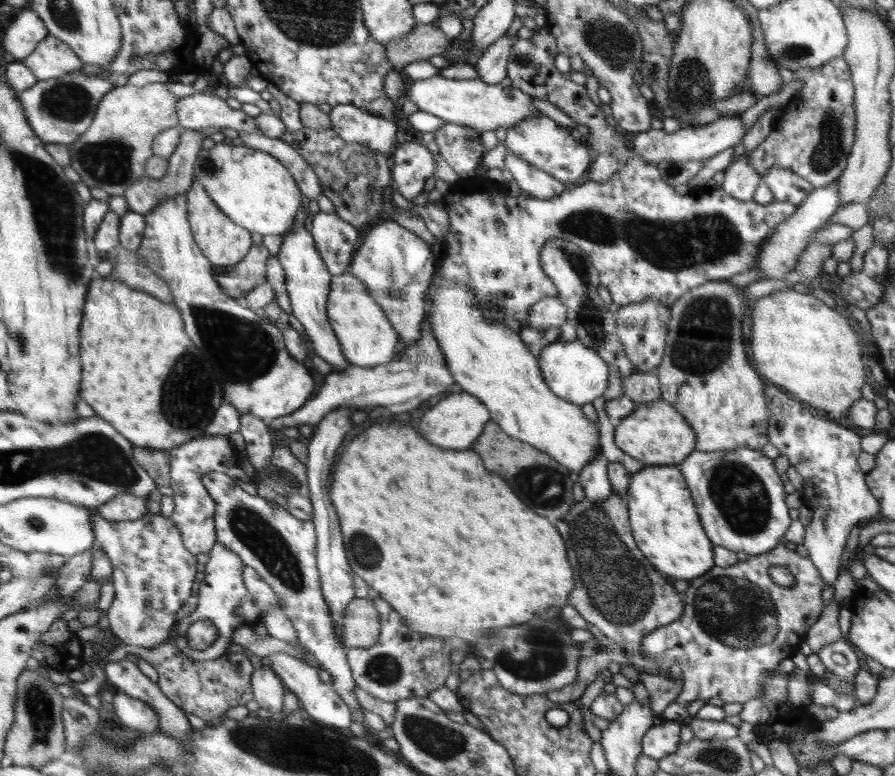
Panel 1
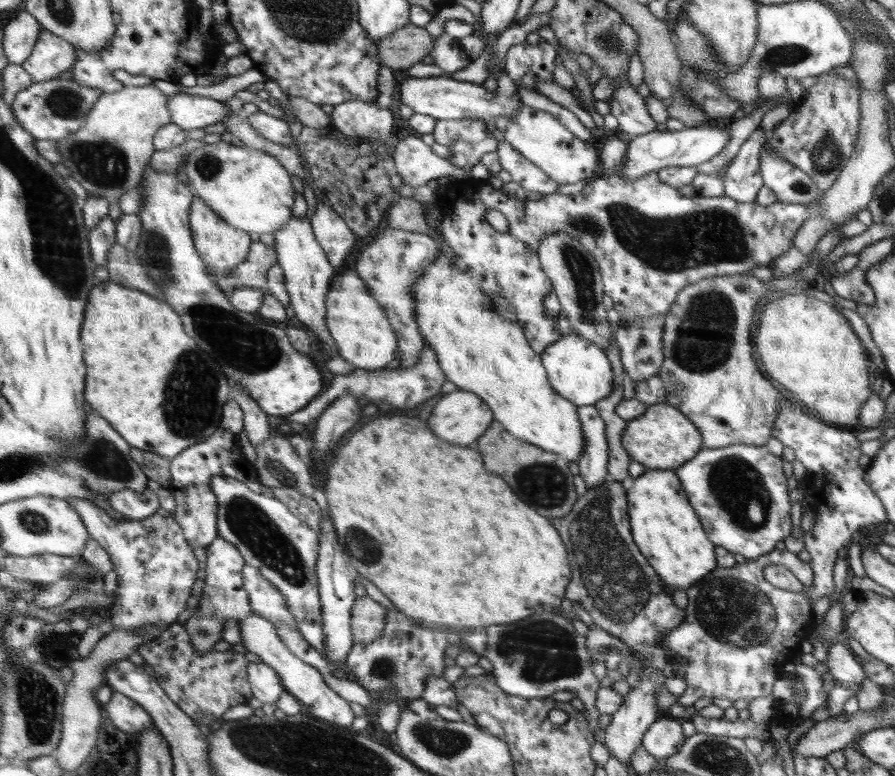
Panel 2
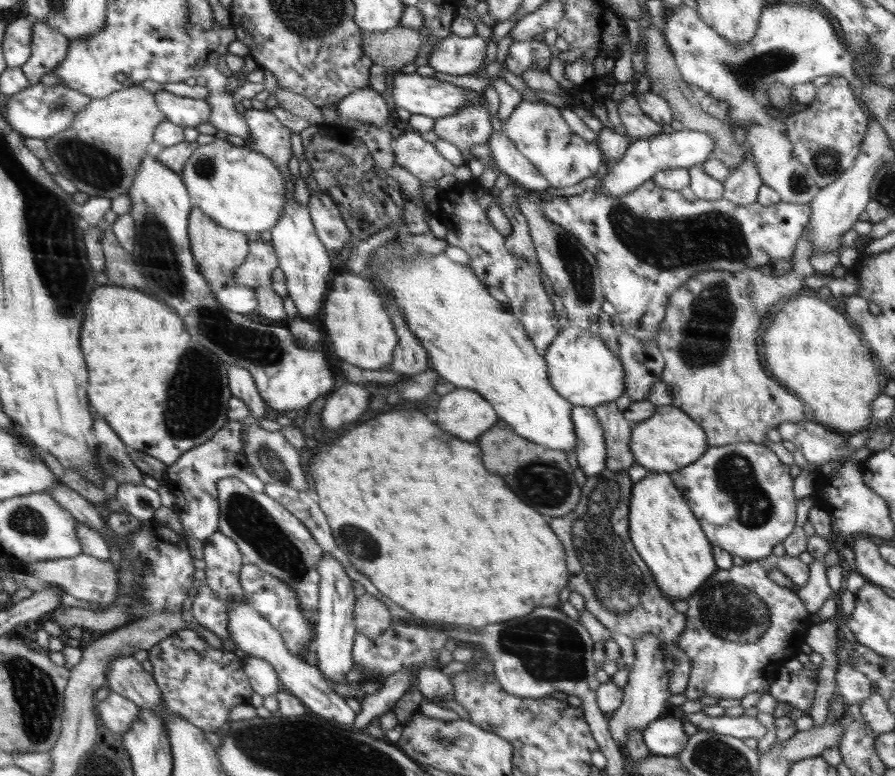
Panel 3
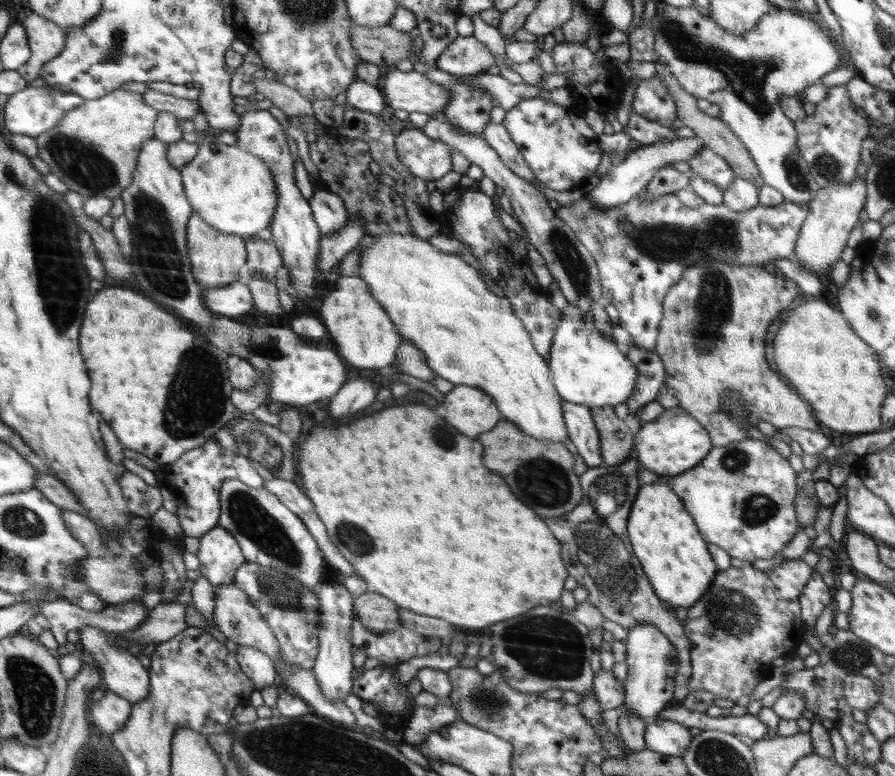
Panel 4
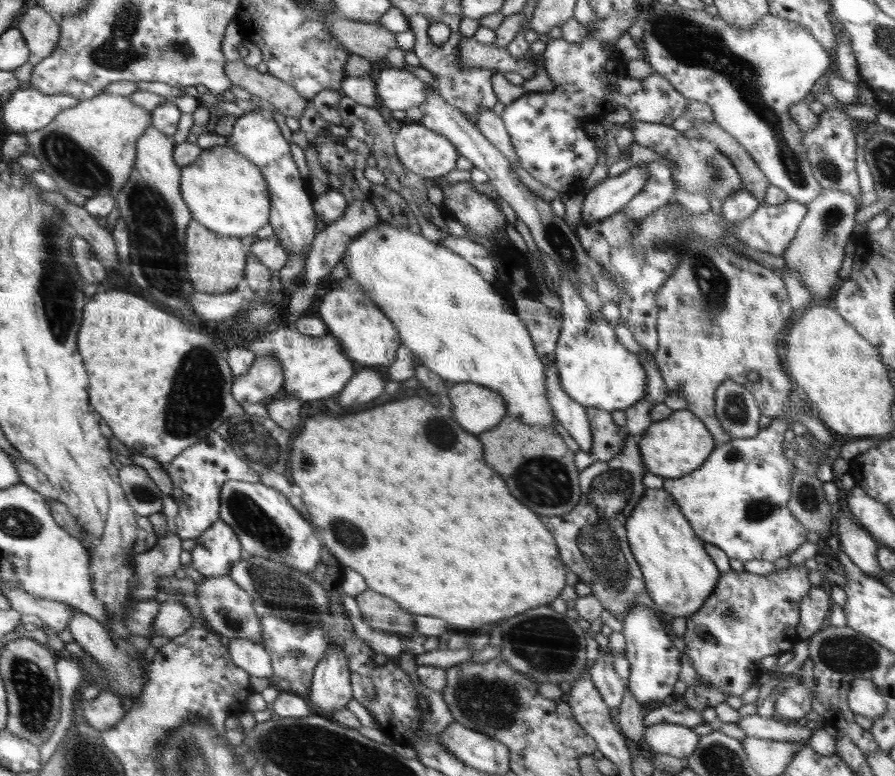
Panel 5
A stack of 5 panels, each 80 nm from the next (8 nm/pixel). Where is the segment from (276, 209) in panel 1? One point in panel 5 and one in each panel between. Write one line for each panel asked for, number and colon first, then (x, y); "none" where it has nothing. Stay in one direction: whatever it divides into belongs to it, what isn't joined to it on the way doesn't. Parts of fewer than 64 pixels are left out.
2: (251, 190)
3: (242, 190)
4: (233, 190)
5: (227, 193)

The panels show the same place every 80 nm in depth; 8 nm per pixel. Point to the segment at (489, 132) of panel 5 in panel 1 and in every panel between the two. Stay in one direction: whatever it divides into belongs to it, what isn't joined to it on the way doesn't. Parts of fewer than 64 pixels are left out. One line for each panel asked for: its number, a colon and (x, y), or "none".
1: (537, 183)
2: (530, 177)
3: (509, 159)
4: (495, 134)

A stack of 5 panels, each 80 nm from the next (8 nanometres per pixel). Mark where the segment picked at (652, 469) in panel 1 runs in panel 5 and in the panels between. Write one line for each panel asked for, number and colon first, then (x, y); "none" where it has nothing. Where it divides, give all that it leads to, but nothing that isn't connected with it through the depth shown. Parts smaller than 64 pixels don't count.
2: (665, 527)
3: (663, 529)
4: (665, 539)
5: (680, 575)

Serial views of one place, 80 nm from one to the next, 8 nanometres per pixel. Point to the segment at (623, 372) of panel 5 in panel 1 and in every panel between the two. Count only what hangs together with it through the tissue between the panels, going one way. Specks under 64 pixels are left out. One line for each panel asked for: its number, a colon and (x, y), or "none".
1: (572, 371)
2: (578, 370)
3: (582, 369)
4: (587, 369)

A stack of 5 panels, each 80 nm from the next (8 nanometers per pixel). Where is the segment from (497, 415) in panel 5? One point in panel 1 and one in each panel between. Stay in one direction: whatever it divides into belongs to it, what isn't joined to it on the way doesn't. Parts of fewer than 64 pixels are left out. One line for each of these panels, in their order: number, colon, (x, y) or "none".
1: (456, 421)
2: (460, 417)
3: (465, 413)
4: (472, 411)

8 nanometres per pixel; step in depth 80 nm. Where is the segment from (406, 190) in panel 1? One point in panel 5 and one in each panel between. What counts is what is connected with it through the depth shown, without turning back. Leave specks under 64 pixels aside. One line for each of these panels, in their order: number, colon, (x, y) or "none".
2: (416, 164)
3: (411, 152)
4: (429, 158)
5: (425, 152)

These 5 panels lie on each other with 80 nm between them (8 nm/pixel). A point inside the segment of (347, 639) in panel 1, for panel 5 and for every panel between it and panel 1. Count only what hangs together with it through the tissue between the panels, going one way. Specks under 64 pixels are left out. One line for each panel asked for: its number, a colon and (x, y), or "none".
2: (367, 624)
3: (372, 618)
4: (378, 613)
5: (377, 610)

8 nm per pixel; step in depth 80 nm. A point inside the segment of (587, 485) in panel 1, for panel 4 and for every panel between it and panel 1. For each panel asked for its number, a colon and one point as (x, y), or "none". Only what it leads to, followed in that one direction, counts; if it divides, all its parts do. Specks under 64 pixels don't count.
2: (593, 463)
3: (591, 451)
4: (582, 431)

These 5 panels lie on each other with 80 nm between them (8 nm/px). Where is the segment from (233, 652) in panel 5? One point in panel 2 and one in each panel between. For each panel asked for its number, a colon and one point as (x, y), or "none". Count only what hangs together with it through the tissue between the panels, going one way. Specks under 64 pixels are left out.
2: (266, 686)
3: (262, 675)
4: (258, 666)

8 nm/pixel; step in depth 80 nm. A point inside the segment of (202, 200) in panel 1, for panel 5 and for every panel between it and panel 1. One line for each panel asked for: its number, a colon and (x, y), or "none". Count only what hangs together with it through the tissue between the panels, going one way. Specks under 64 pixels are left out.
2: (221, 247)
3: (219, 252)
4: (215, 258)
5: (216, 264)

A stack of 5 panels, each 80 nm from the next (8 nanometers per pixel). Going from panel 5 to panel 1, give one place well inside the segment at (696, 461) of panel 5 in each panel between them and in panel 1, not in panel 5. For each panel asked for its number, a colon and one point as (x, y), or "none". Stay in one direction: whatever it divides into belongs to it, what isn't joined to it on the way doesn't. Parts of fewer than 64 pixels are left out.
1: (655, 433)
2: (662, 438)
3: (669, 440)
4: (675, 442)

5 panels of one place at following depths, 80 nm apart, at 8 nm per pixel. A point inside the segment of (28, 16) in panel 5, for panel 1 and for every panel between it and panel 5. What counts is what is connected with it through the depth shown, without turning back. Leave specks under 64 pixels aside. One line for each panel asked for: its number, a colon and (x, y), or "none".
1: (51, 58)
2: (52, 55)
3: (49, 48)
4: (47, 39)

